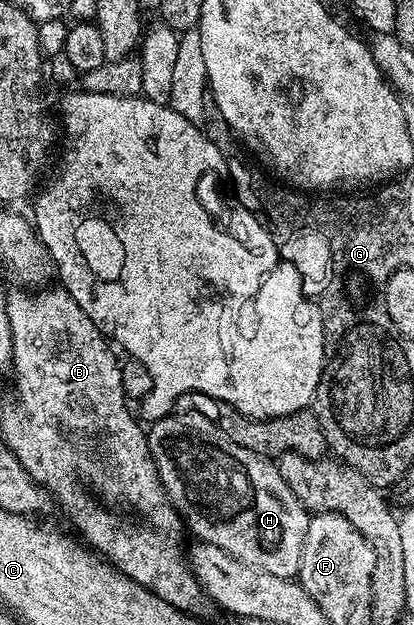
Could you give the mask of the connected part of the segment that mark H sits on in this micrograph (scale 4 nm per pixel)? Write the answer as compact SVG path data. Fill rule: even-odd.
M169 413L163 419L154 422L148 428L147 438L149 440L149 455L153 459L153 466L157 469L157 475L161 479L161 484L165 487L165 493L169 497L170 503L177 509L177 514L181 516L184 526L190 527L194 531L196 538L202 543L210 543L219 549L223 549L231 557L235 557L239 561L243 561L252 567L261 567L267 573L271 573L275 577L283 577L284 579L293 579L299 572L299 561L303 557L303 541L307 537L307 529L309 528L310 512L305 510L305 506L295 497L295 493L291 493L291 489L287 485L287 481L283 481L283 477L279 473L276 462L272 458L264 455L256 455L247 449L243 449L243 445L239 445L235 441L231 441L231 437L226 431L221 430L216 422L213 423L205 415L177 415L178 413Z

